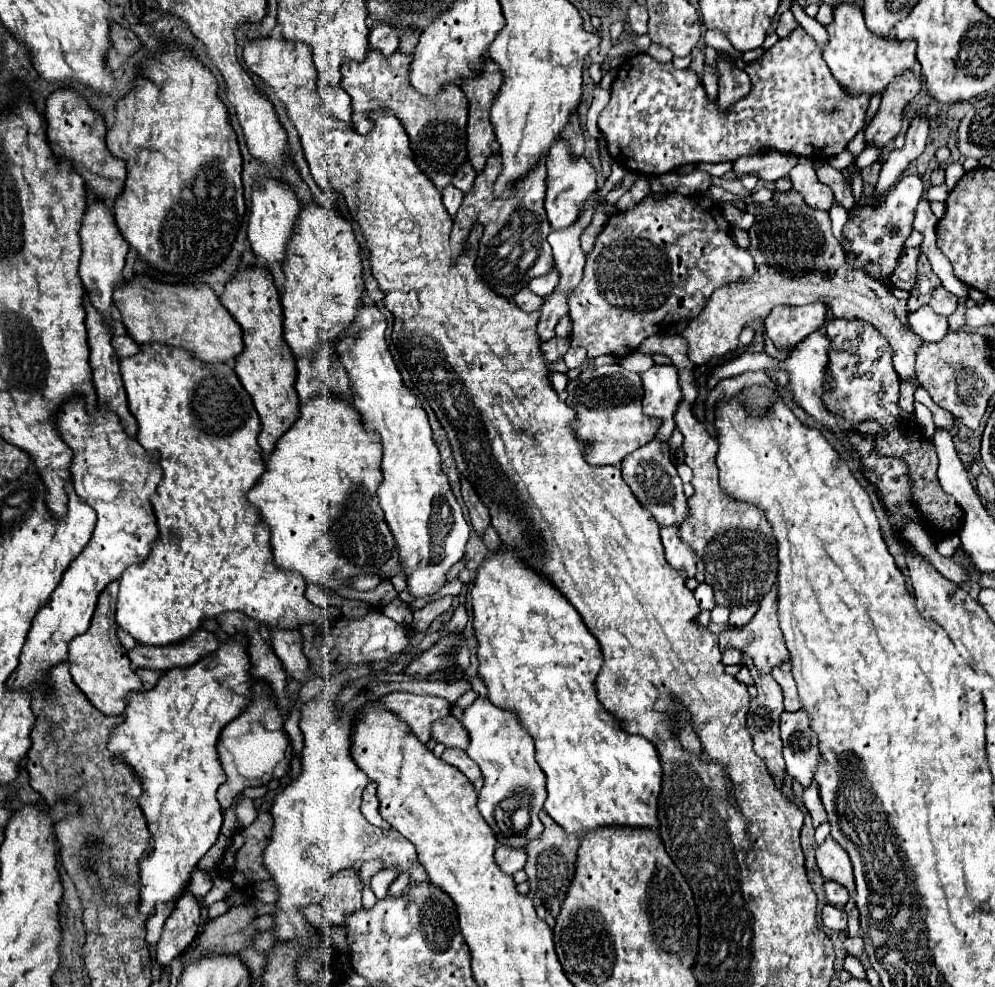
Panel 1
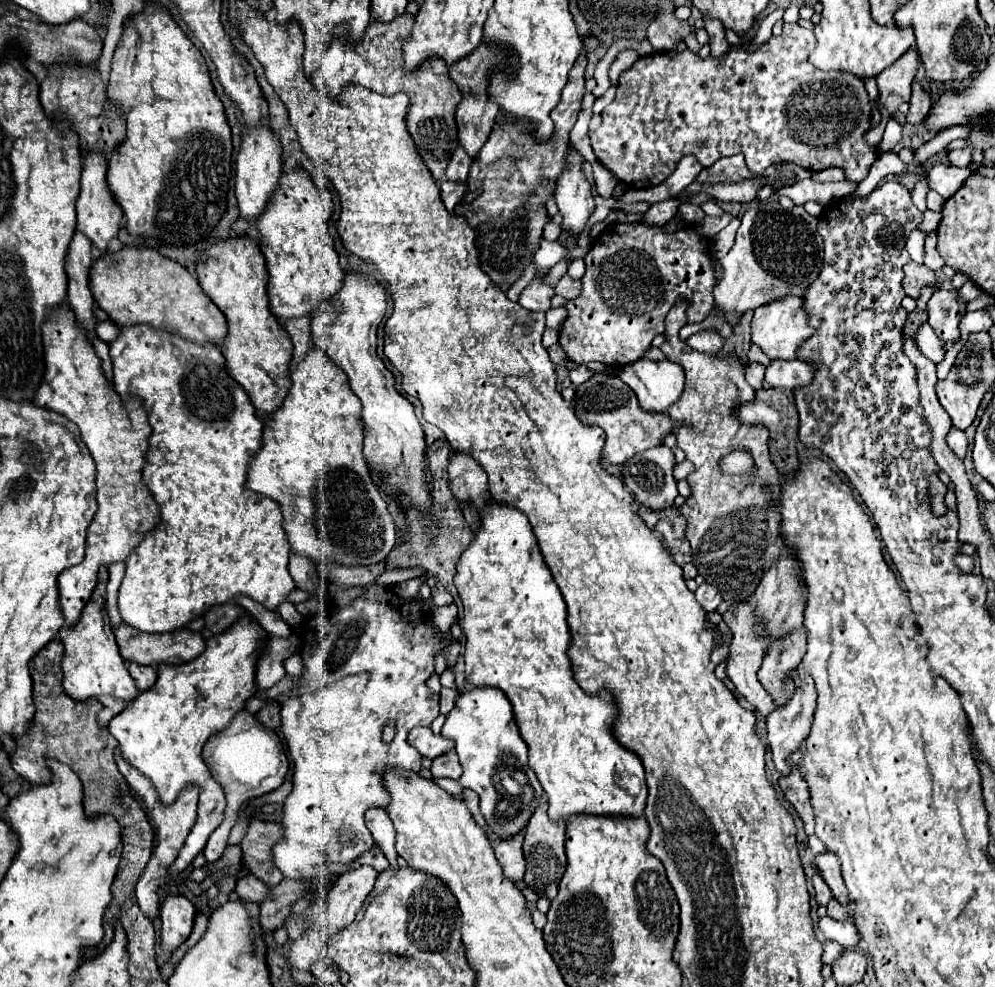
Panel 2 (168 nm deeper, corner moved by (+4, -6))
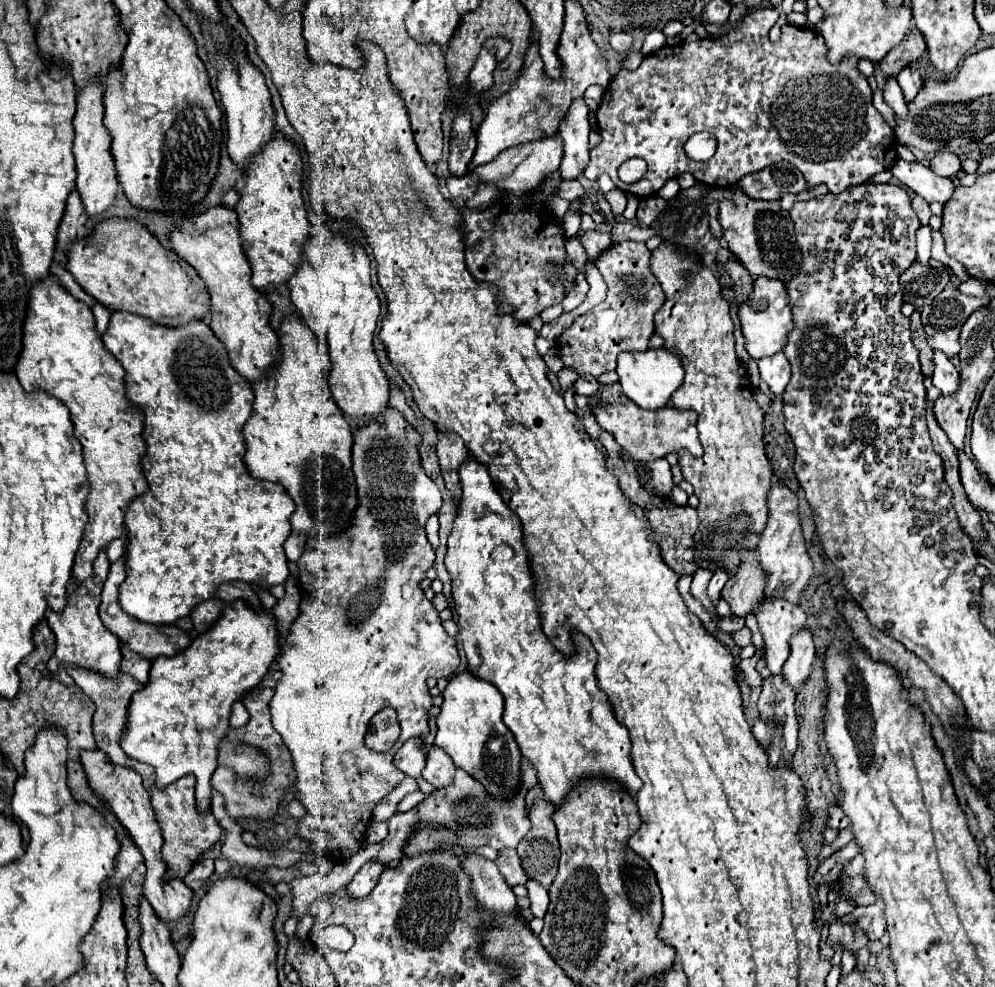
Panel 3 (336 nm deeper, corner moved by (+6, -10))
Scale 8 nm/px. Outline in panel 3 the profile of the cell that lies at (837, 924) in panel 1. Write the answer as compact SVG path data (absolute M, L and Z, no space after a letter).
M875 901L867 907L855 907L855 911L841 917L841 923L857 923L857 927L867 935L869 941L879 941L885 933L883 903Z

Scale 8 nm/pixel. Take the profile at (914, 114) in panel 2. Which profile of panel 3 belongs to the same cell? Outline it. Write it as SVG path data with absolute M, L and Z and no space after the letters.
M915 67L903 69L899 73L897 81L899 81L901 89L903 89L903 95L905 95L907 103L911 103L917 97L917 93L921 91L921 85L923 85L923 79L921 79L921 75L919 75L919 71Z

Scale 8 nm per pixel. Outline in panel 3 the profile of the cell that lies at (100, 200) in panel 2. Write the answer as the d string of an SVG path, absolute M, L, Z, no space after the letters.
M87 85L79 95L77 95L77 113L73 119L75 125L75 165L77 165L77 191L81 195L81 201L85 205L85 211L89 217L101 215L107 211L117 197L117 175L113 167L113 157L109 153L109 135L103 127L103 87L97 85Z

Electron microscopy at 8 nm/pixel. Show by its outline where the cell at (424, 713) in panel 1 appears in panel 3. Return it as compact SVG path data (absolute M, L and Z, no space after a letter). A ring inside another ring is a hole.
M391 407L377 423L371 423L369 427L357 429L355 431L355 445L353 445L353 473L357 479L357 493L359 493L359 507L353 515L353 527L349 527L345 533L335 535L335 537L317 537L317 539L309 539L305 545L305 551L301 555L301 559L297 561L299 567L299 587L305 589L303 591L303 601L301 601L301 613L297 617L297 621L291 625L291 631L285 639L283 645L283 655L279 659L281 663L281 671L283 677L277 683L275 695L271 699L271 715L273 715L273 727L275 731L283 737L283 743L287 745L287 749L291 751L293 757L293 767L295 767L295 797L299 803L303 803L303 807L307 809L307 813L299 819L299 837L305 839L309 843L309 851L311 855L317 857L327 857L331 861L341 861L351 857L353 853L357 853L363 845L365 845L365 831L367 831L367 823L373 817L373 809L377 807L377 803L381 803L381 799L385 799L403 779L405 775L401 775L401 771L397 771L393 757L397 753L397 749L411 737L415 735L427 735L429 733L429 709L433 707L433 697L429 695L429 687L427 687L427 679L429 677L451 677L459 663L459 651L457 651L457 641L455 637L449 637L447 631L441 625L439 613L435 611L435 607L431 605L429 599L425 599L419 583L421 579L425 579L425 571L431 567L435 553L431 543L425 537L425 521L431 513L437 513L441 507L441 493L437 489L437 485L425 475L421 463L419 463L419 443L421 443L421 435ZM385 707L393 707L397 711L399 717L399 725L401 725L401 735L397 739L397 743L393 745L391 751L385 753L377 753L369 747L365 747L365 733L369 727L369 721L375 713L383 711Z

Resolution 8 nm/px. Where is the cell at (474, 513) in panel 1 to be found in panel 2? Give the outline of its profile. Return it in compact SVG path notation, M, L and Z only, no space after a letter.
M451 451L449 453L449 487L459 501L471 501L477 509L485 505L487 499L487 475L479 463L469 453Z

